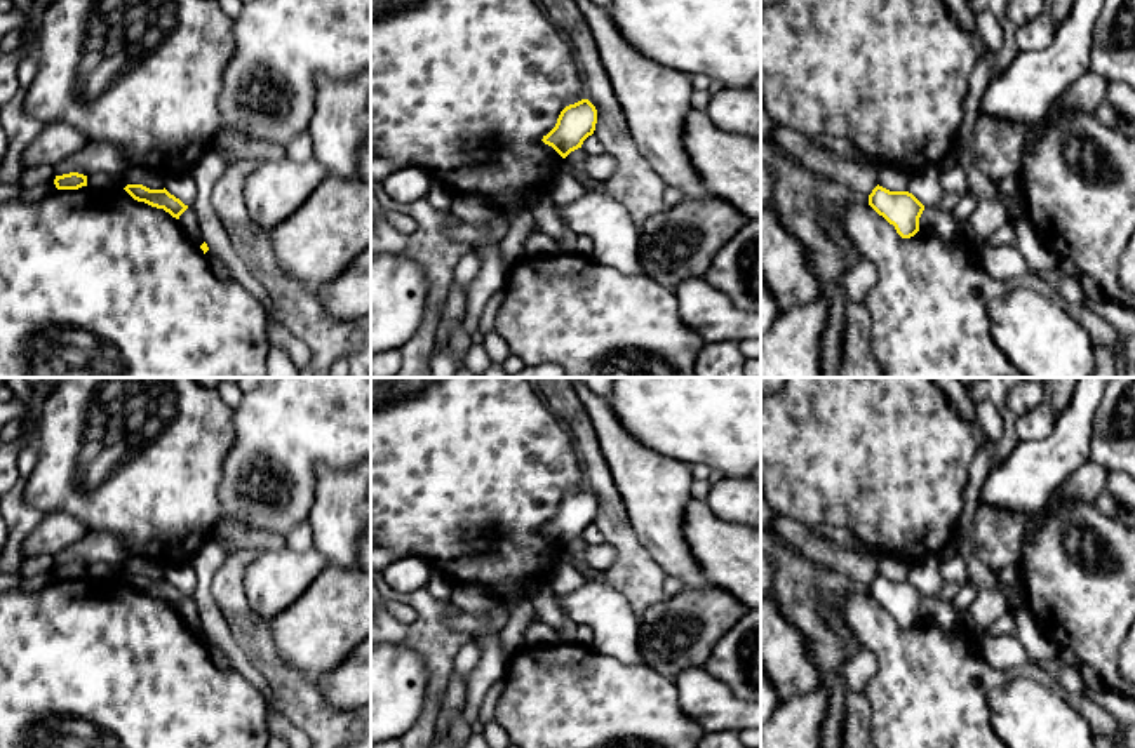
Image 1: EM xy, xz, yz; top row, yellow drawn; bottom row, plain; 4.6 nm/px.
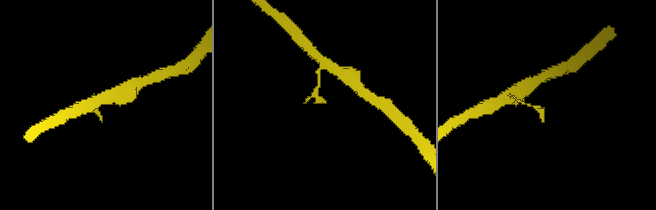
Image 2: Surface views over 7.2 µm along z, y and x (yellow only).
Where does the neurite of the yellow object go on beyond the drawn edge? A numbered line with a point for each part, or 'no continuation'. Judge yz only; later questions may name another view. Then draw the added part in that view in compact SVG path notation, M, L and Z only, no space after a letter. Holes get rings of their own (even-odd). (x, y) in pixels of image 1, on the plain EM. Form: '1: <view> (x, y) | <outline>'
no continuation

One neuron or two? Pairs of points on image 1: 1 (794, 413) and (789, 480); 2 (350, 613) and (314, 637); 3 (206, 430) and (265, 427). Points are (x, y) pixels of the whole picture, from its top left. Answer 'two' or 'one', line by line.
1: one
2: one
3: two

